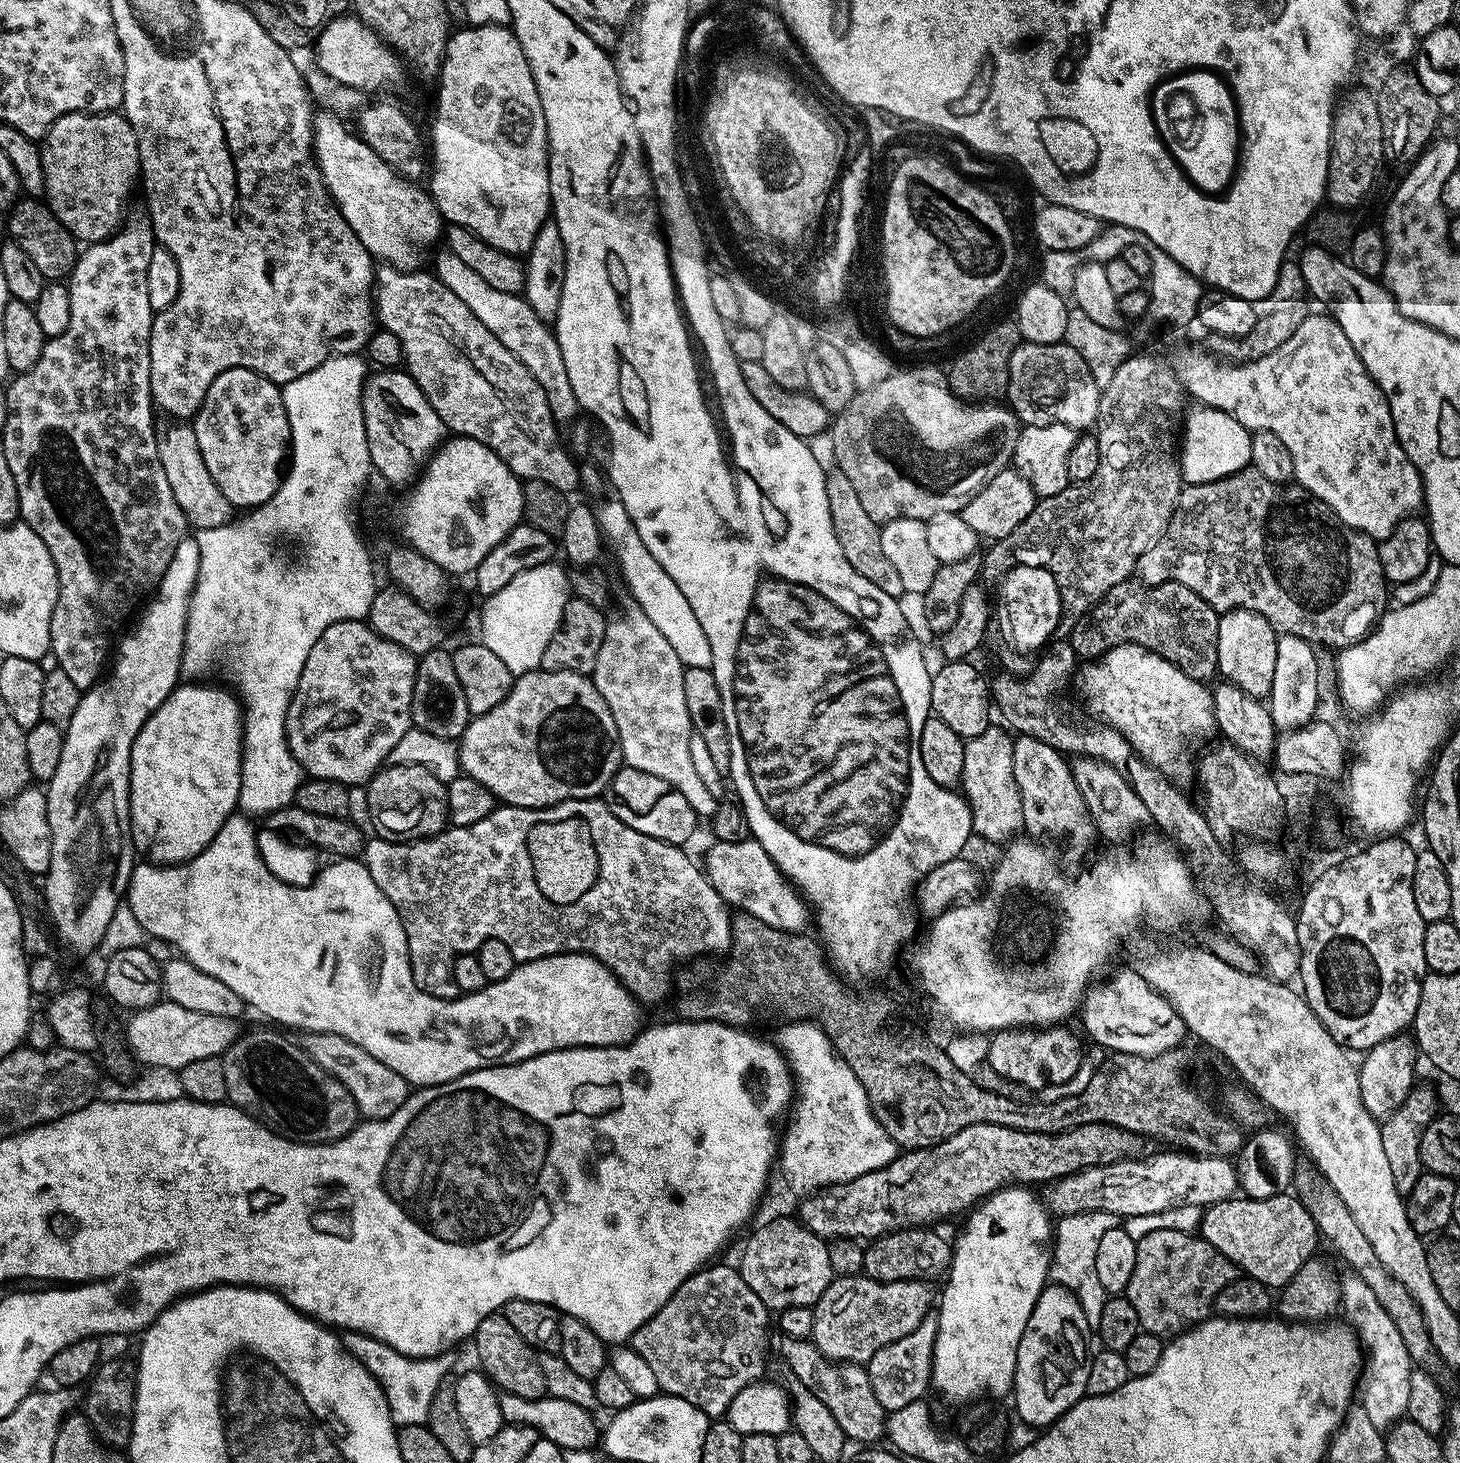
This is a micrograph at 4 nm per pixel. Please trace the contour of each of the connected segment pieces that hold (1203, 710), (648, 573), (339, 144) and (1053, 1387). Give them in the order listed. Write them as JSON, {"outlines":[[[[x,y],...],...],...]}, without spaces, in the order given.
{"outlines":[[[[1136,644],[1116,645],[1110,651],[1085,663],[1079,669],[1080,692],[1088,703],[1097,721],[1114,726],[1130,742],[1130,746],[1146,762],[1150,762],[1163,776],[1173,782],[1192,780],[1194,776],[1194,754],[1192,745],[1201,740],[1211,741],[1218,729],[1214,718],[1214,702],[1212,688],[1202,681],[1196,681],[1184,674],[1172,662],[1159,657]]],[[[615,498],[604,500],[600,504],[600,509],[595,509],[596,519],[602,525],[603,535],[607,543],[616,547],[616,556],[620,559],[620,572],[624,575],[624,580],[628,583],[627,591],[638,606],[662,630],[666,642],[674,646],[674,654],[684,663],[685,668],[711,668],[712,655],[710,654],[710,641],[706,639],[705,632],[702,631],[702,622],[694,618],[694,610],[690,610],[690,602],[686,602],[686,594],[678,590],[674,578],[658,566],[654,554],[642,546],[642,538],[638,538],[638,530],[634,522],[626,514],[626,506]]],[[[324,110],[324,113],[317,115],[312,122],[313,138],[312,151],[316,158],[316,167],[320,170],[320,178],[328,187],[332,195],[332,202],[340,209],[342,218],[358,234],[362,246],[366,246],[368,253],[377,261],[385,265],[412,270],[417,267],[420,260],[420,248],[416,244],[432,244],[442,236],[442,217],[436,203],[432,201],[431,195],[419,187],[419,183],[406,180],[398,175],[370,146],[365,140],[360,139],[355,131],[348,132],[339,115]]],[[[1049,1283],[1045,1286],[1030,1314],[1030,1322],[1026,1322],[1022,1342],[1018,1342],[1018,1358],[1016,1359],[1014,1412],[1034,1429],[1043,1430],[1049,1424],[1055,1424],[1059,1416],[1066,1414],[1066,1410],[1074,1407],[1086,1395],[1086,1374],[1088,1373],[1090,1351],[1088,1352],[1088,1344],[1084,1341],[1083,1324],[1082,1308],[1071,1290],[1063,1288],[1061,1284]]]]}

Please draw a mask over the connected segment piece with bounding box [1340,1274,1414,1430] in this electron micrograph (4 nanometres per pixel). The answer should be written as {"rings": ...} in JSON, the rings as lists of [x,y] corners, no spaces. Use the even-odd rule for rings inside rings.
{"rings":[[[1348,1274],[1340,1280],[1340,1308],[1344,1312],[1343,1319],[1355,1329],[1361,1345],[1366,1349],[1362,1383],[1358,1388],[1359,1407],[1366,1410],[1376,1428],[1387,1430],[1396,1421],[1405,1419],[1408,1411],[1410,1374],[1414,1367],[1410,1350],[1406,1350],[1406,1342],[1402,1342],[1402,1334],[1398,1334],[1394,1318],[1390,1318],[1390,1314],[1382,1308],[1382,1302],[1374,1296],[1374,1290],[1370,1290],[1360,1276]]]}

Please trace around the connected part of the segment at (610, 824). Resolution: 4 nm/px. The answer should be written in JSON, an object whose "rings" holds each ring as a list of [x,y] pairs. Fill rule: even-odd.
{"rings":[[[603,799],[562,800],[560,803],[552,804],[548,808],[498,806],[489,816],[482,818],[482,822],[474,822],[474,826],[470,830],[472,844],[464,836],[467,835],[461,834],[456,830],[448,830],[438,836],[412,838],[407,842],[401,842],[396,838],[380,838],[384,840],[369,839],[365,843],[362,853],[363,862],[370,870],[370,878],[374,878],[374,882],[378,882],[378,890],[382,890],[382,894],[386,894],[386,898],[390,898],[394,910],[398,910],[398,918],[406,930],[408,957],[410,958],[410,966],[414,974],[414,982],[421,990],[434,998],[442,998],[443,1000],[456,999],[458,995],[458,989],[454,982],[454,962],[456,961],[456,957],[475,953],[480,944],[490,938],[498,938],[502,942],[506,942],[506,946],[510,946],[510,954],[514,954],[514,958],[518,962],[537,960],[543,956],[557,956],[559,952],[586,952],[590,956],[595,956],[597,960],[601,960],[622,981],[626,986],[626,990],[631,992],[640,1001],[641,1005],[644,1006],[648,1006],[648,1004],[660,1004],[671,994],[672,971],[675,970],[676,964],[682,963],[683,960],[692,960],[695,956],[708,956],[712,951],[725,951],[724,953],[727,953],[731,949],[732,916],[724,903],[724,899],[718,894],[718,890],[714,890],[714,886],[708,881],[705,869],[701,865],[699,868],[684,853],[685,849],[681,845],[668,844],[665,840],[650,838],[646,834],[638,834],[633,828],[626,826],[626,822],[614,818],[614,814],[608,809]],[[580,810],[586,812],[588,822],[594,822],[592,826],[594,826],[596,842],[598,842],[598,848],[602,850],[600,852],[602,854],[602,866],[598,864],[596,878],[592,878],[588,892],[582,892],[578,898],[574,898],[570,902],[558,902],[558,900],[552,900],[538,886],[538,882],[534,878],[534,872],[532,872],[532,850],[530,850],[530,824],[538,820],[538,826],[540,826],[542,822],[546,822],[552,816],[564,816],[564,812],[580,812]]]}

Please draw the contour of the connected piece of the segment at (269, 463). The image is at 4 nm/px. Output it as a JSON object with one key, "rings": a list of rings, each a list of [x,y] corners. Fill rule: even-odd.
{"rings":[[[231,368],[230,370],[226,370],[222,374],[218,374],[214,378],[214,382],[207,390],[205,390],[204,401],[202,402],[200,409],[197,410],[190,426],[196,435],[200,457],[206,466],[206,470],[210,474],[210,478],[214,480],[218,486],[218,490],[222,492],[224,497],[226,497],[233,506],[237,509],[244,508],[240,510],[259,508],[261,504],[265,504],[275,494],[282,479],[282,469],[285,467],[286,457],[289,455],[290,441],[292,439],[292,435],[290,434],[290,422],[286,418],[286,406],[282,402],[281,385],[275,384],[273,380],[267,380],[262,374],[258,374],[249,368]]]}

